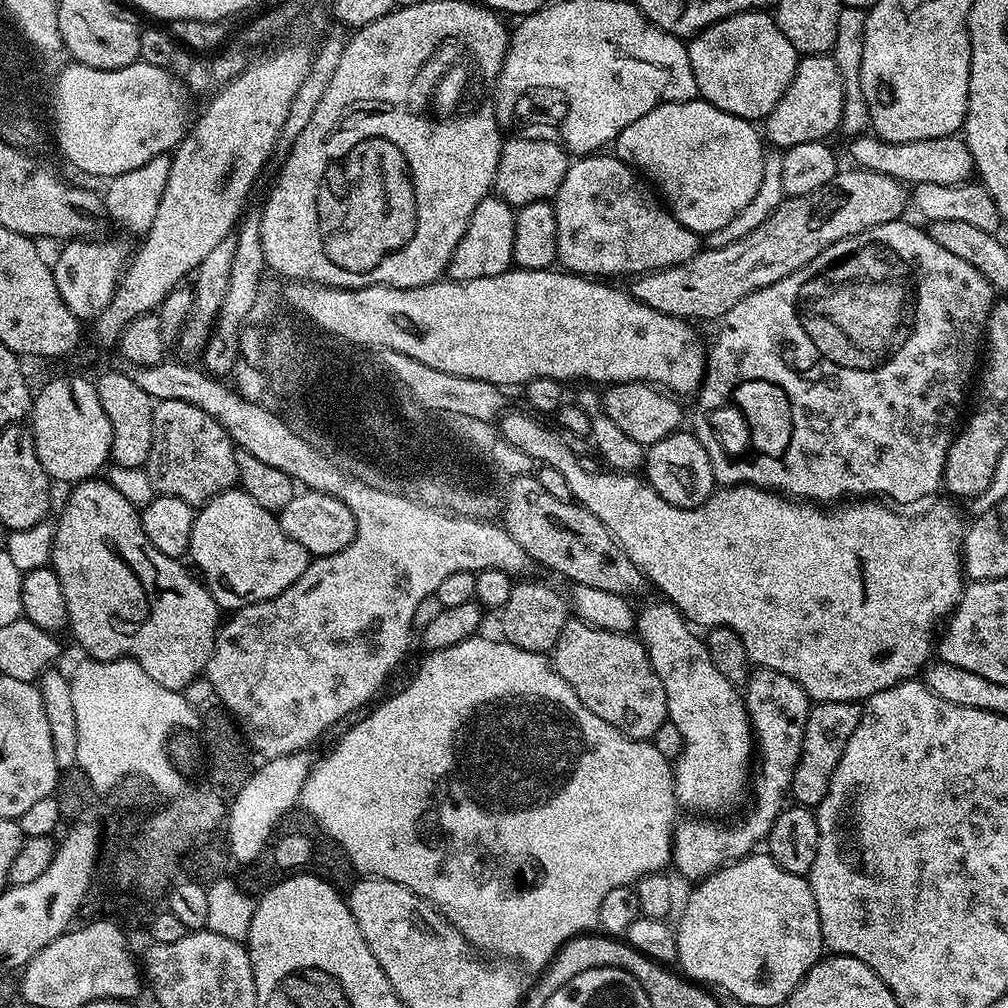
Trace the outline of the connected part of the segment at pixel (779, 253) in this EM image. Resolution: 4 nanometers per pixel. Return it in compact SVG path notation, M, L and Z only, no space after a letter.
M850 167L849 172L837 171L826 186L818 186L811 194L789 196L784 199L750 234L738 238L721 248L705 247L686 262L678 266L663 268L657 272L646 272L631 281L632 296L646 306L658 310L662 314L678 316L682 320L697 322L696 320L719 321L742 298L762 290L766 286L774 286L774 282L782 282L794 270L802 270L806 262L814 262L822 250L826 250L834 242L842 242L854 234L862 234L874 226L882 226L891 220L899 220L905 215L904 211L910 208L910 192L901 181L882 173L874 173L866 168Z

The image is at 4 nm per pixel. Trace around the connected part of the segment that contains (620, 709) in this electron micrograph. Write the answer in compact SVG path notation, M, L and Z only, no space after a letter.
M572 618L562 630L562 634L558 634L558 642L551 650L550 659L556 673L566 678L574 694L578 694L582 706L598 714L602 722L610 722L610 726L614 726L630 739L651 741L658 726L662 726L668 720L666 690L662 690L662 682L650 662L648 651L635 635L627 632L607 632L593 624L585 624L579 618Z

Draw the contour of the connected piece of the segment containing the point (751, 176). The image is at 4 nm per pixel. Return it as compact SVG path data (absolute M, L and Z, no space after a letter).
M697 98L677 104L660 104L650 110L650 114L642 114L638 122L626 126L626 130L616 136L614 152L655 185L673 218L682 222L686 230L707 234L722 230L722 226L731 222L742 206L750 206L754 194L758 194L758 186L762 186L766 144L753 121L726 114L726 110L718 110L718 106Z

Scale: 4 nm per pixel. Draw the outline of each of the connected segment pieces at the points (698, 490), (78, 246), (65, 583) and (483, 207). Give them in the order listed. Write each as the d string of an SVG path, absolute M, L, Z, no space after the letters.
M674 431L666 438L647 445L642 472L646 483L666 498L666 502L679 508L697 508L712 497L717 482L710 466L710 454L706 454L702 442L698 442L695 431L684 431Z
M81 238L67 241L56 256L56 264L51 265L58 294L68 309L81 322L95 321L100 312L112 301L116 286L120 282L122 269L126 264L124 248L112 240L101 238Z
M107 479L81 480L69 492L72 493L56 520L50 566L58 574L58 582L62 582L62 594L66 594L70 633L91 659L131 658L139 662L158 686L182 690L194 677L201 675L210 662L216 633L222 623L216 599L195 575L192 577L183 568L180 560L162 554L162 550L146 538L140 512L126 502Z
M495 194L482 198L482 202L478 202L478 207L474 209L474 214L470 214L466 234L454 250L452 261L448 264L447 279L494 278L498 274L509 271L513 267L515 225L516 213L511 204Z

